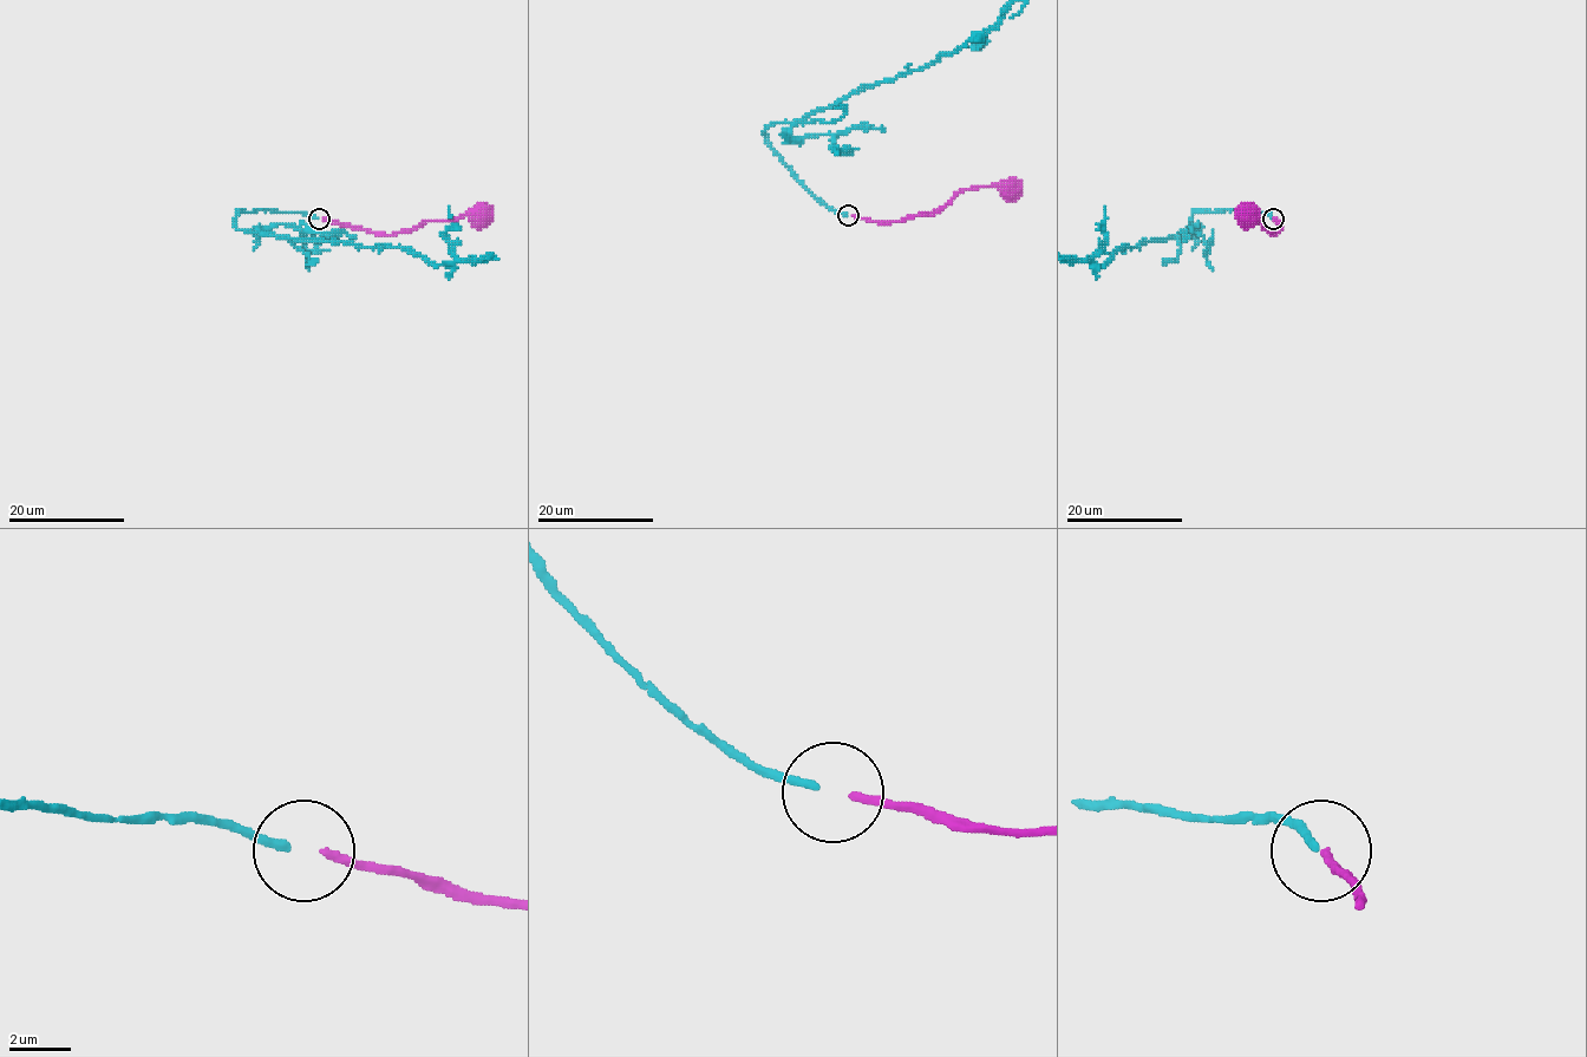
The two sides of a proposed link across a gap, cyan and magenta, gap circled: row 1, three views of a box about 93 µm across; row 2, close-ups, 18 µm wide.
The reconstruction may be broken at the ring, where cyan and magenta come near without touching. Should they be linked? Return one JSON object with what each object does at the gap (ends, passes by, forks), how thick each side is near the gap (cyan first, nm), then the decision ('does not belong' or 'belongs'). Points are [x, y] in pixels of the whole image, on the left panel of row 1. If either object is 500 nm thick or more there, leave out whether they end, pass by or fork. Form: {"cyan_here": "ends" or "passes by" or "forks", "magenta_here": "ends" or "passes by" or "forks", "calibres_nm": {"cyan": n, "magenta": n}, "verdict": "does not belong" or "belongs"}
{"cyan_here": "ends", "magenta_here": "ends", "calibres_nm": {"cyan": 280, "magenta": 260}, "verdict": "belongs"}

